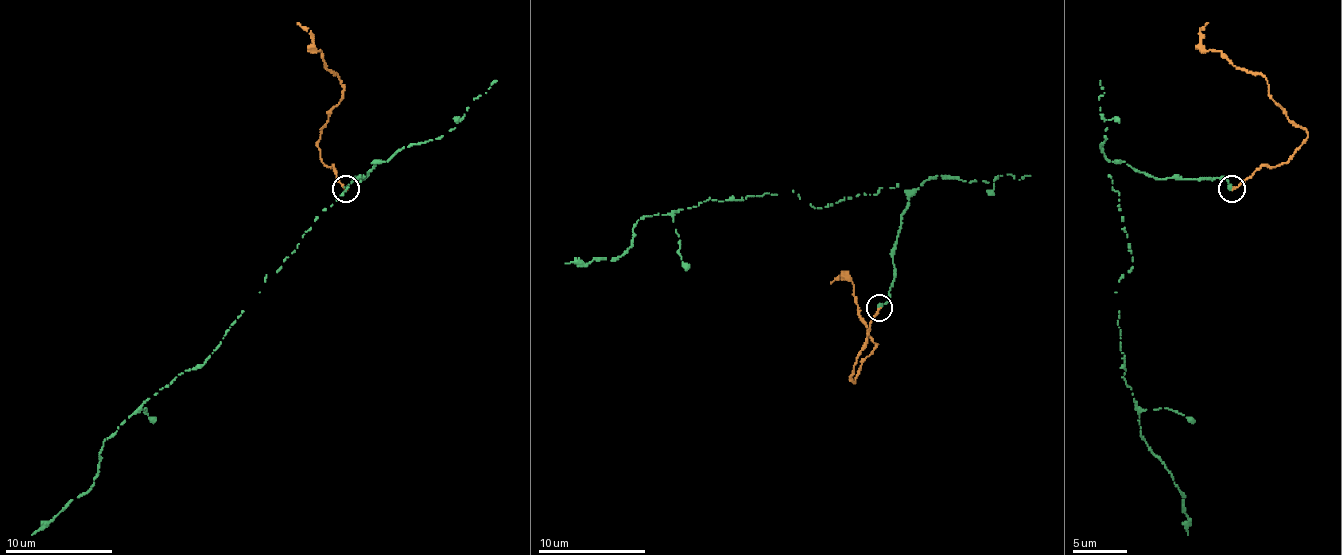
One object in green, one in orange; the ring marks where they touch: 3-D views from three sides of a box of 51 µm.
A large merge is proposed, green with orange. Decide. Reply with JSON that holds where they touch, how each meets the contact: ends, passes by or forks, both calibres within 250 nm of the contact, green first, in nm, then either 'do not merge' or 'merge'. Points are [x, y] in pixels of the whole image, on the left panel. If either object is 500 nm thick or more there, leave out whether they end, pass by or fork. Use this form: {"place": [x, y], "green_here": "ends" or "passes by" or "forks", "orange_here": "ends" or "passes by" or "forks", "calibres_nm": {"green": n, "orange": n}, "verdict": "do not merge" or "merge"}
{"place": [346, 188], "green_here": "ends", "orange_here": "ends", "calibres_nm": {"green": 260, "orange": 220}, "verdict": "merge"}

